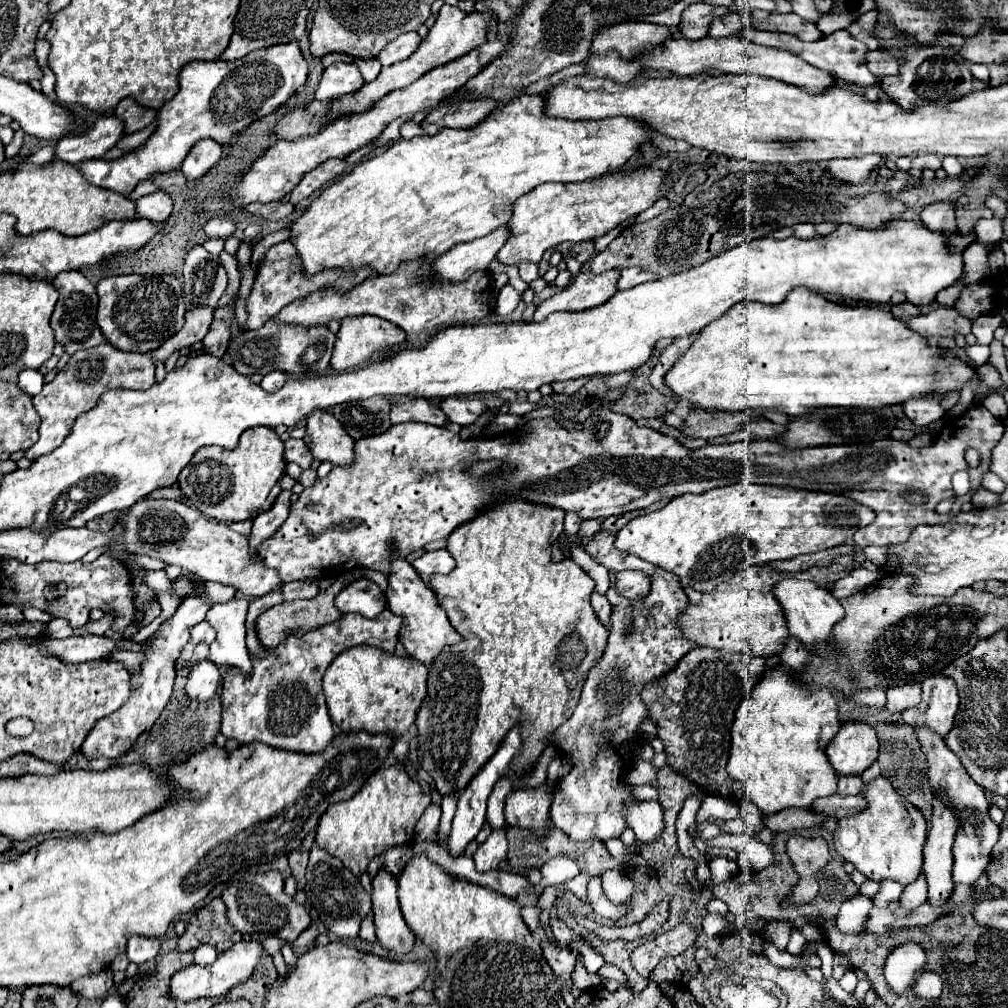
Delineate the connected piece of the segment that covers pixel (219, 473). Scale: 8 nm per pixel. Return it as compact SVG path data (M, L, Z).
M255 428L241 434L235 450L221 446L207 446L191 458L179 474L179 488L189 498L189 504L205 516L221 522L255 520L269 510L281 492L279 480L285 474L283 442L273 428Z

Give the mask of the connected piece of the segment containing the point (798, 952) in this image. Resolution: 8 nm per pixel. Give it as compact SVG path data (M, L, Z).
M793 928L793 932L791 932L791 940L789 940L789 944L787 944L787 948L785 948L789 954L793 954L793 956L799 956L799 958L803 958L803 950L805 950L805 938L803 938L803 934L797 930L797 928Z

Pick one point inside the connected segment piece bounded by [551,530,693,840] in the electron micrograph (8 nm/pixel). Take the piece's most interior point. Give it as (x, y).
(644, 643)

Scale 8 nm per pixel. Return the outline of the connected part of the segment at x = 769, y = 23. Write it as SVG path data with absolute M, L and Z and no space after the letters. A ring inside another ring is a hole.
M789 12L789 14L771 14L763 22L753 20L753 26L761 28L761 30L771 30L771 32L787 32L787 34L797 36L799 40L819 40L819 38L825 36L817 28L815 22L809 22L809 20L801 18L801 16L797 16L795 12Z

